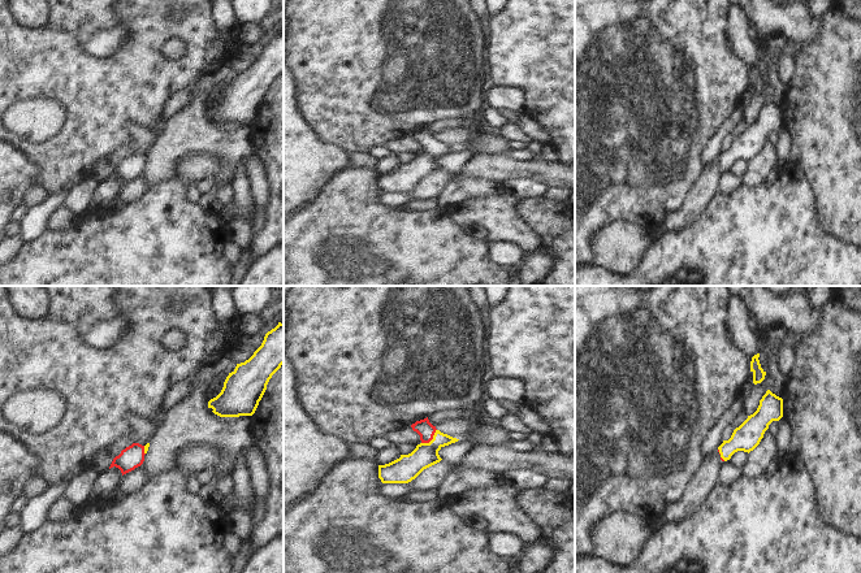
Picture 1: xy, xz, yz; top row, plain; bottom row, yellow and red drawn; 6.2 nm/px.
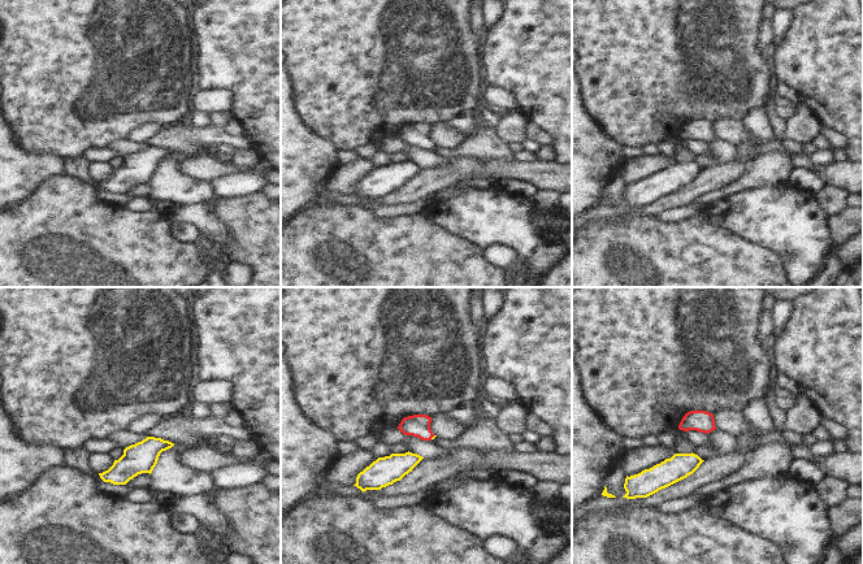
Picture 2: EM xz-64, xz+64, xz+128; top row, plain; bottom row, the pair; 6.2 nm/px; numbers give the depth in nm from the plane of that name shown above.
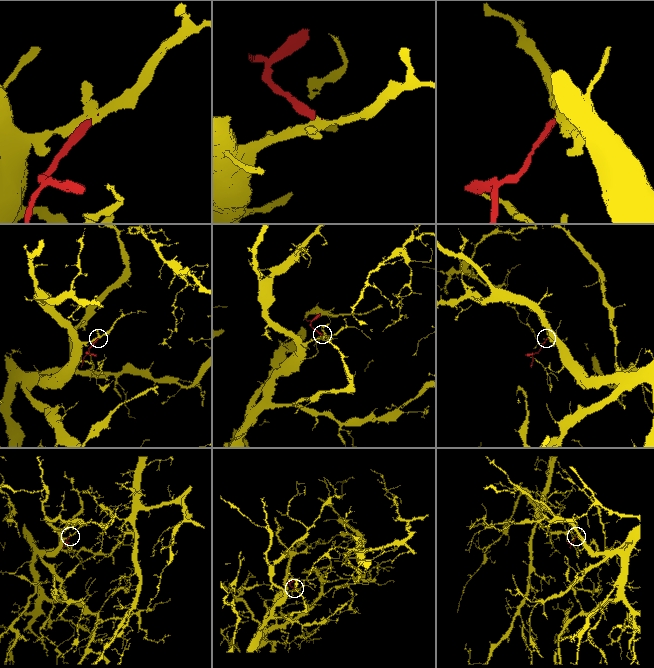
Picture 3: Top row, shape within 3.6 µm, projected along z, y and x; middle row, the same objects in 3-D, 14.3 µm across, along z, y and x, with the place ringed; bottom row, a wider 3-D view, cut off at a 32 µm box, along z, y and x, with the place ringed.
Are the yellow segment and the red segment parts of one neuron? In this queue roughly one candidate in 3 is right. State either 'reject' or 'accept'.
accept

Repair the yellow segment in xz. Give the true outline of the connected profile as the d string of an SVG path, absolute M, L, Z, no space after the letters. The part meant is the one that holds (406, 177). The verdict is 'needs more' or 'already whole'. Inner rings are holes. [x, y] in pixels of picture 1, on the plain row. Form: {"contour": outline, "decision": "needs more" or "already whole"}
{"contour": "M428 126L411 134L412 139L420 144L421 152L408 164L378 174L378 187L382 192L408 192L424 178L440 172L442 168L438 160L459 148L441 142L433 135Z", "decision": "needs more"}

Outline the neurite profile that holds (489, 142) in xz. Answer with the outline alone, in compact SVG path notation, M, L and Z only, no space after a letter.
M484 129L477 140L471 142L463 147L470 149L473 155L506 155L510 151L509 140L499 136L496 131Z

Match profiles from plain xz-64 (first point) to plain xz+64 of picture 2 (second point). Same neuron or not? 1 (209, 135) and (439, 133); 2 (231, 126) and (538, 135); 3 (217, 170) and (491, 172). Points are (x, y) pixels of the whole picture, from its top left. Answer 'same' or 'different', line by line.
1: same
2: same
3: same

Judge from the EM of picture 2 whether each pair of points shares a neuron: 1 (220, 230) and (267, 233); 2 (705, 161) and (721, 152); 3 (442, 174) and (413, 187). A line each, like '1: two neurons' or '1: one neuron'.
1: two neurons
2: one neuron
3: one neuron

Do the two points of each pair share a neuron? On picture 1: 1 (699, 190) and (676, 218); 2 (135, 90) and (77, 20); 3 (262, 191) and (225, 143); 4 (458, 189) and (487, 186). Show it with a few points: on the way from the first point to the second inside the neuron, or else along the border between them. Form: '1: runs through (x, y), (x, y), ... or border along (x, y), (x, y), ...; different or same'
1: runs through (699, 196), (683, 212); same
2: border along (55, 25), (74, 31), (82, 40); different
3: border along (255, 151), (246, 152), (238, 161), (238, 165); different
4: runs through (464, 187), (480, 187); same

